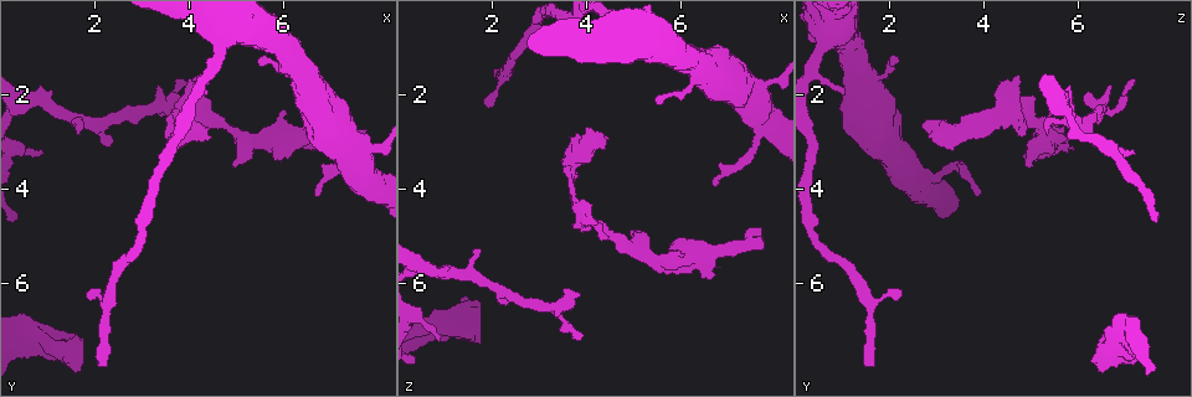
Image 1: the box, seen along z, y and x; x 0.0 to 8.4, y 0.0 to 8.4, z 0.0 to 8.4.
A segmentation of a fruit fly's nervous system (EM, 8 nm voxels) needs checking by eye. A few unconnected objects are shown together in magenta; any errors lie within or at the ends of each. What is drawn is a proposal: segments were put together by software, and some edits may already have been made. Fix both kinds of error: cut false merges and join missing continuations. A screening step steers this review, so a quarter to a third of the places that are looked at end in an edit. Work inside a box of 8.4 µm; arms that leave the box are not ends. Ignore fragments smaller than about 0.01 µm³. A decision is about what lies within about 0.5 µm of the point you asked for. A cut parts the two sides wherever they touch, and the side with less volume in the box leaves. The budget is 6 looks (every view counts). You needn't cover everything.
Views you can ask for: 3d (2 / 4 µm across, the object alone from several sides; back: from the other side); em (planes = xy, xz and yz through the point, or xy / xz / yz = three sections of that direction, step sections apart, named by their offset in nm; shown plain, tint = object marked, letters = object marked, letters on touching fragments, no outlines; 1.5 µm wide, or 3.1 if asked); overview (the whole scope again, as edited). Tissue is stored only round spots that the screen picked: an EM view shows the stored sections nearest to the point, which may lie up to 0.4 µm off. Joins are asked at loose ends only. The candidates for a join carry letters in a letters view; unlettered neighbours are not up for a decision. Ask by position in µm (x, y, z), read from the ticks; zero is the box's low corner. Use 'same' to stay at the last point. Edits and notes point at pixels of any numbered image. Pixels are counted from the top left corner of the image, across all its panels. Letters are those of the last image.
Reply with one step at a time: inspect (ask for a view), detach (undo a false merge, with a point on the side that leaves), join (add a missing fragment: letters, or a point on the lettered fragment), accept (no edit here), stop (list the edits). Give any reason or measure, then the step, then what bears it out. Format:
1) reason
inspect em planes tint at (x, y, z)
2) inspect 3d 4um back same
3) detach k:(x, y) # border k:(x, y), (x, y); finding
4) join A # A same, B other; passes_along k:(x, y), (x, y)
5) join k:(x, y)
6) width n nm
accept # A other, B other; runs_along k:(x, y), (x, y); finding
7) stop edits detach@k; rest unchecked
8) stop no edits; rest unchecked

branch stops here
inspect 3d 4um at (6.65, 4.10, 3.80)

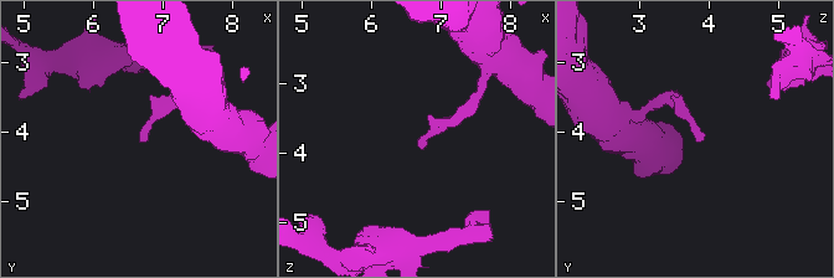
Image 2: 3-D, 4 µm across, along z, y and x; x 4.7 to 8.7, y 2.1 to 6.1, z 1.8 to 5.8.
shape alone is not enough
inspect em planes letters at (6.65, 4.10, 3.90)

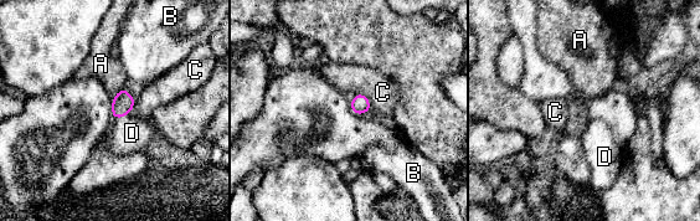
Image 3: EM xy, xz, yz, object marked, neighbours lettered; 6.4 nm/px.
width 120 nm
join D # A other, B other, C other, D same; passes_along 3:(122, 104), (122, 117), (132, 133); it goes on there

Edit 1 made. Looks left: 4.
sudden change in width
inspect 3d 2um at (3.75, 2.30, 4.45)

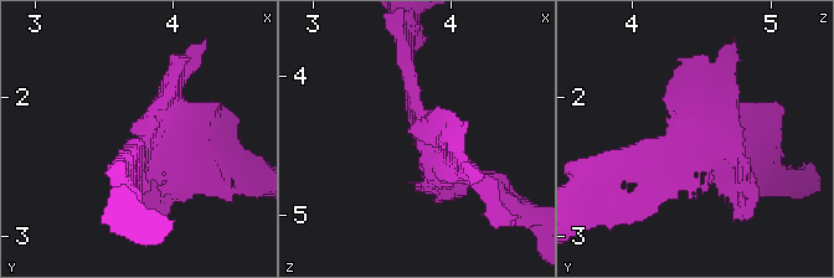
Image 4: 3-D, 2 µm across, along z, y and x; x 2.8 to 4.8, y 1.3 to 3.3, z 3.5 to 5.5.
inspect em planes tint at (3.82, 2.26, 4.50)

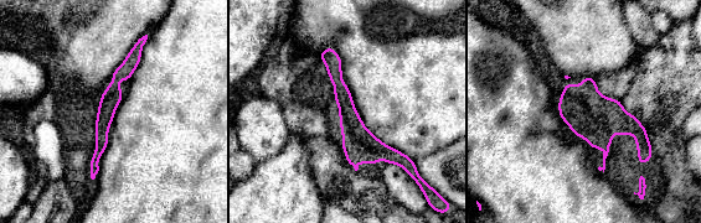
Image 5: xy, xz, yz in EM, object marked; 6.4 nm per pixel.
inspect em planes letters same

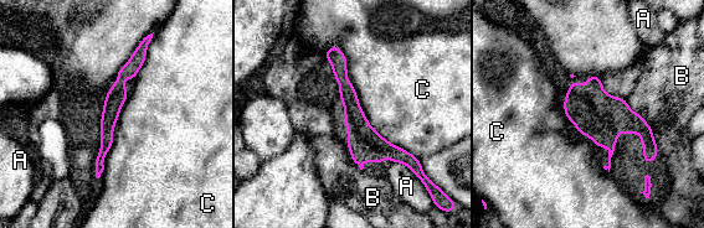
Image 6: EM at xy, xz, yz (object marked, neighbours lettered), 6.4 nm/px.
accept # A other, B other, C other; runs_along 6:(337, 51), (356, 124), (412, 165); one neuron here

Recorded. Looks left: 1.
stop edits join@3; rest unchecked

